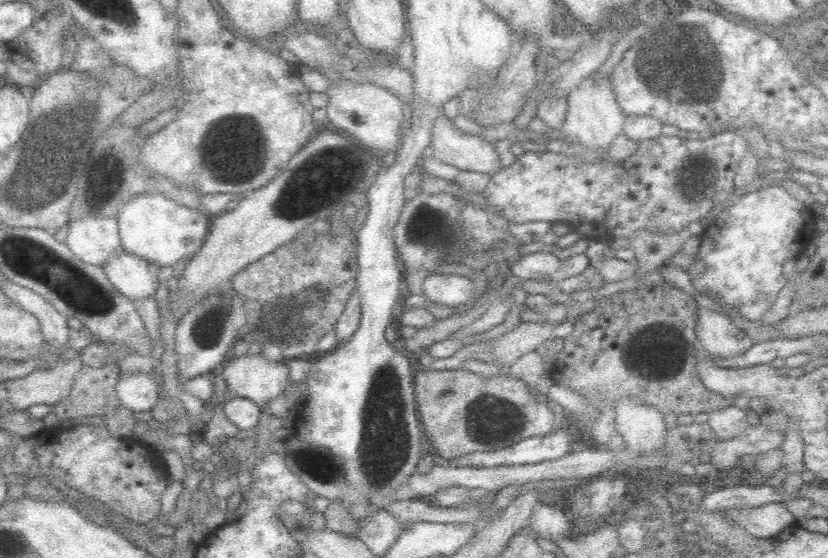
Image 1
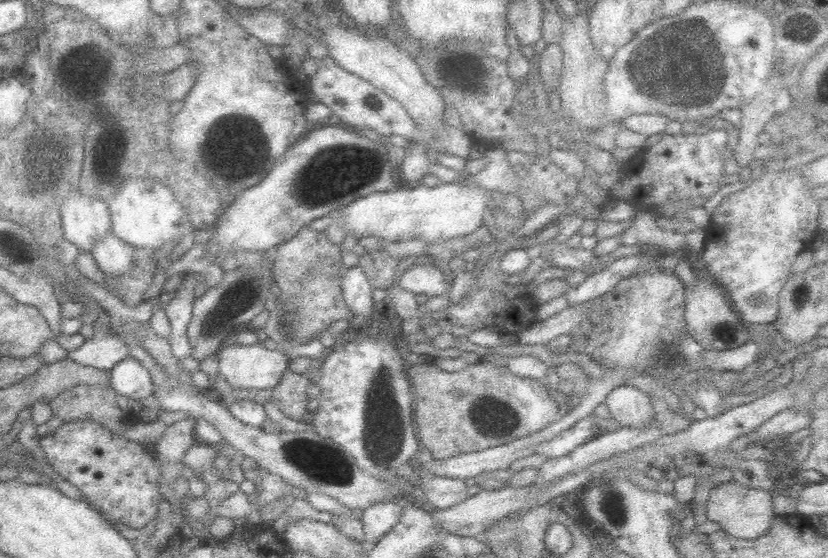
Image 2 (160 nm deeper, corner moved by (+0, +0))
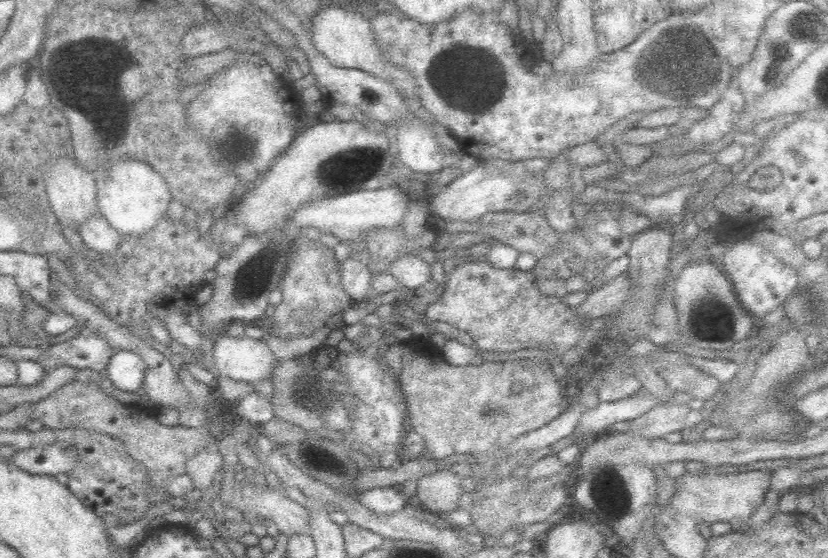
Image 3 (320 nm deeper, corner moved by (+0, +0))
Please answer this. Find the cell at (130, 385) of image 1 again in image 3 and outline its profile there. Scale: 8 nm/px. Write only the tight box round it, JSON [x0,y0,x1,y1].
[105,349,145,397]

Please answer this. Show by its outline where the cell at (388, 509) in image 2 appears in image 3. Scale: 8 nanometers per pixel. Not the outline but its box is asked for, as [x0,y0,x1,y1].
[356,486,410,514]

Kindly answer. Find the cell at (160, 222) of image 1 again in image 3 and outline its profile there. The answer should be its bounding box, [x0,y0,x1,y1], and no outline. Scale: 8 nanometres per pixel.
[96,162,172,234]

